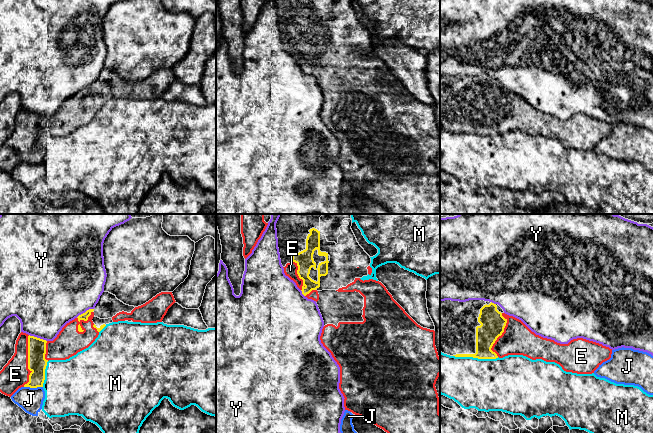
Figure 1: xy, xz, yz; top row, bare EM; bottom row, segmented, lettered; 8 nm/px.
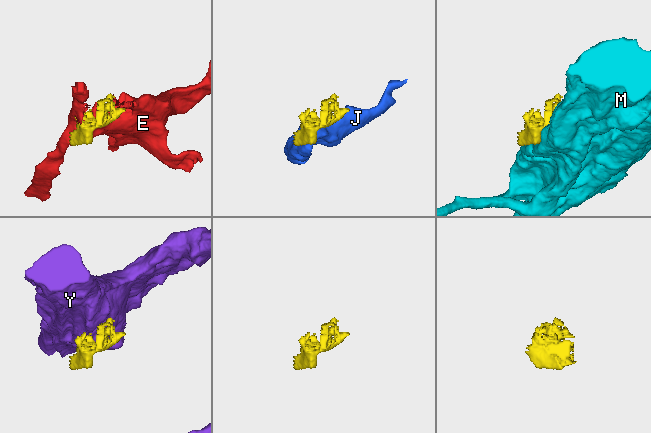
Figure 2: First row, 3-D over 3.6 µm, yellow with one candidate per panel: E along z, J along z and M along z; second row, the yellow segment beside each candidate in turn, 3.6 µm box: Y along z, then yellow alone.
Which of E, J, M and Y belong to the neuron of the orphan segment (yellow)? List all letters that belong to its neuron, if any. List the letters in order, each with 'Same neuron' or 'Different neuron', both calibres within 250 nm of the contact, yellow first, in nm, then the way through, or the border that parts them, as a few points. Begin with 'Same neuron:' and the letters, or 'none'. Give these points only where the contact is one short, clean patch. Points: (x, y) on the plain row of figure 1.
Same neuron: E
E: Same neuron. Thickness 150 nm (yellow) against 220 nm
J: Different neuron. Thickness 150 nm (yellow) against 190 nm
M: Different neuron. Thickness 180 nm (yellow) against 420 nm
Y: Different neuron. Thickness 150 nm (yellow) against 420 nm

